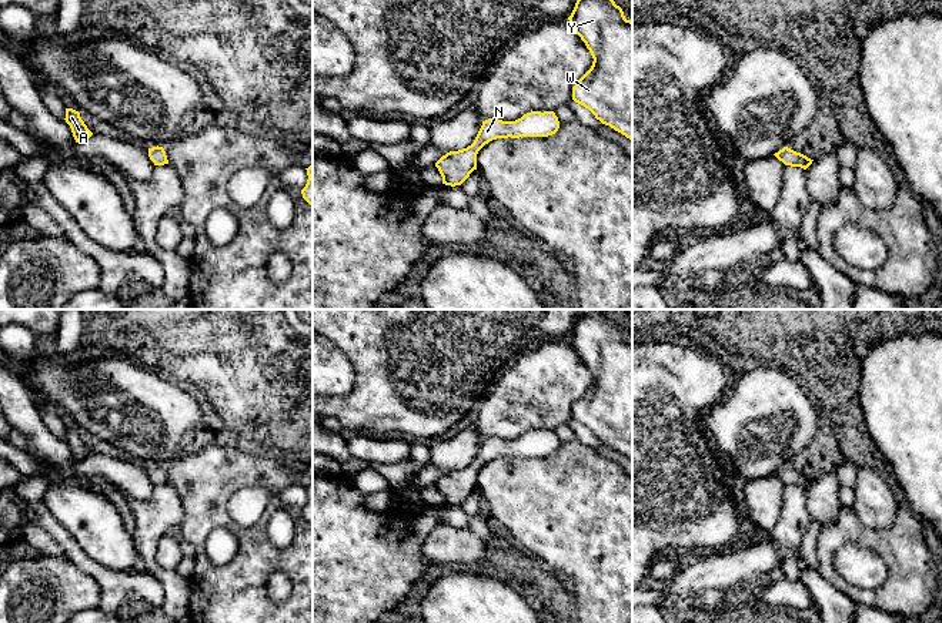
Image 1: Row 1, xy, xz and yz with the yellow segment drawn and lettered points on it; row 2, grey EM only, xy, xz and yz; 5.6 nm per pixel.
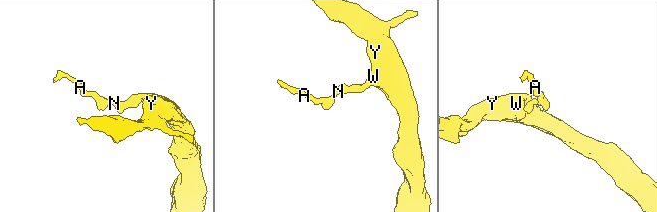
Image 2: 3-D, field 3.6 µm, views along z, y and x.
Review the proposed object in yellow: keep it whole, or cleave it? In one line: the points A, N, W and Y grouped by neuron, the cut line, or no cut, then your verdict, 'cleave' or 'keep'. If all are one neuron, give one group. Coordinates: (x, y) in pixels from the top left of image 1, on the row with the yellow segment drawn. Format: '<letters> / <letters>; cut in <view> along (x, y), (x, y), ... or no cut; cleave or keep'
A N W Y; no cut; keep

